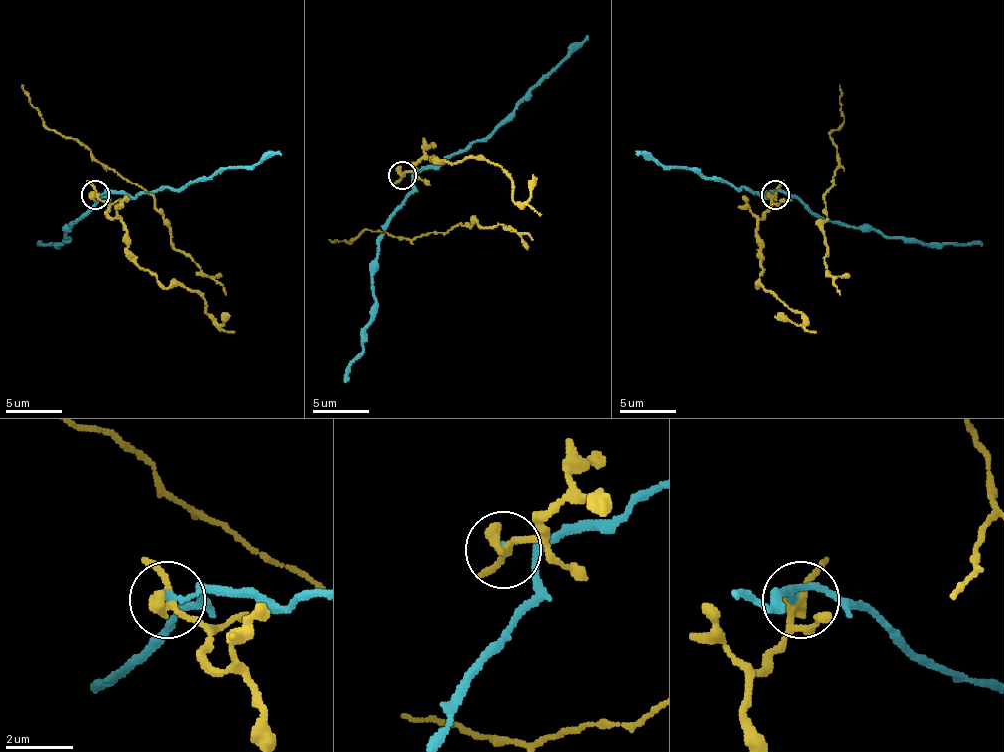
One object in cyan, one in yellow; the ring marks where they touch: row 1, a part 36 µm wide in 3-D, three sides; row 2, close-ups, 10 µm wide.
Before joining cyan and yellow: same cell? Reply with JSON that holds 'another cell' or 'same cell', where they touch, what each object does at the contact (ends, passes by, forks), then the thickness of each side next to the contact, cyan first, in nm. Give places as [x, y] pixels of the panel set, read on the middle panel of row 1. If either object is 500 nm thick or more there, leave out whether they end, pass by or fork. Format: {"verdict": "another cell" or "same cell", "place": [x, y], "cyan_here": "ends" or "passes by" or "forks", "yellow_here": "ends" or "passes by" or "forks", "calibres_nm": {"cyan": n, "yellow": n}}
{"verdict": "another cell", "place": [402, 175], "cyan_here": "ends", "yellow_here": "passes by", "calibres_nm": {"cyan": 200, "yellow": 300}}

